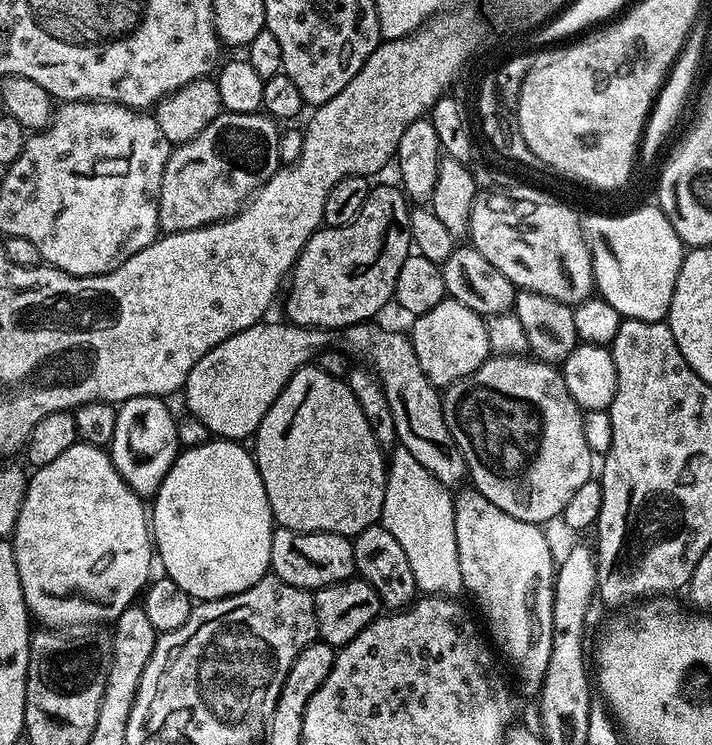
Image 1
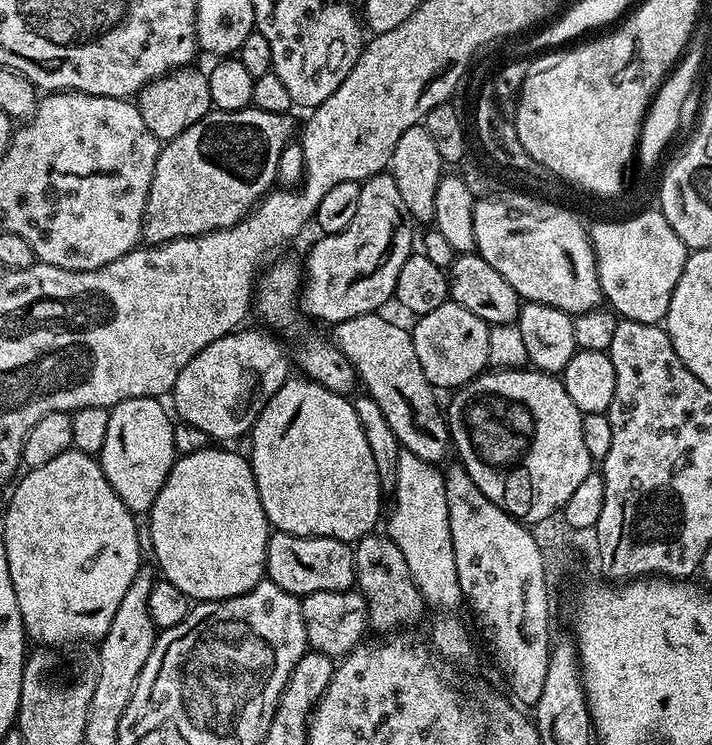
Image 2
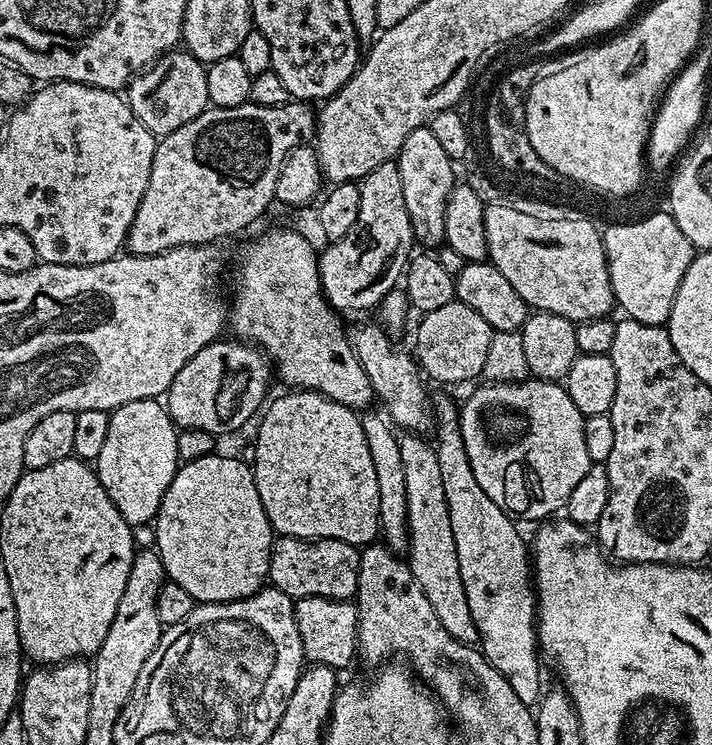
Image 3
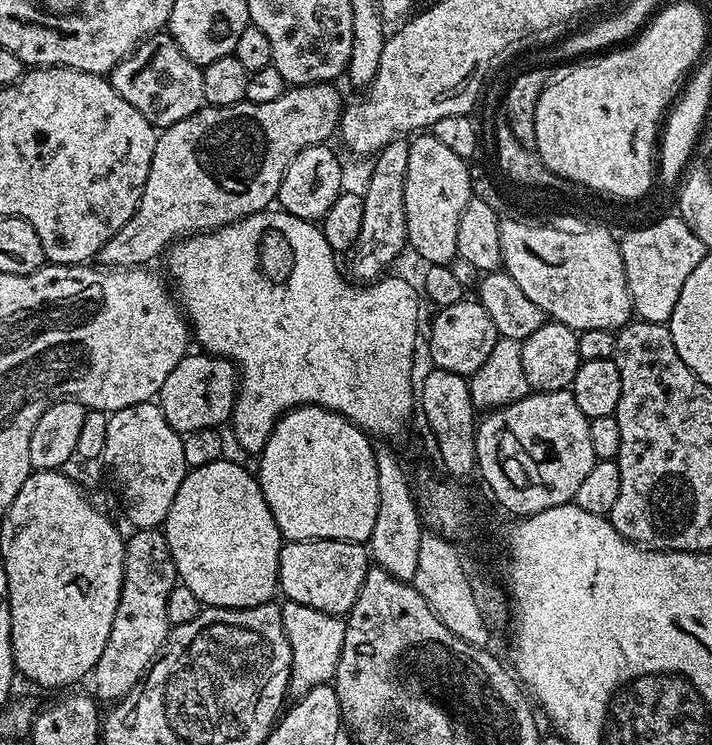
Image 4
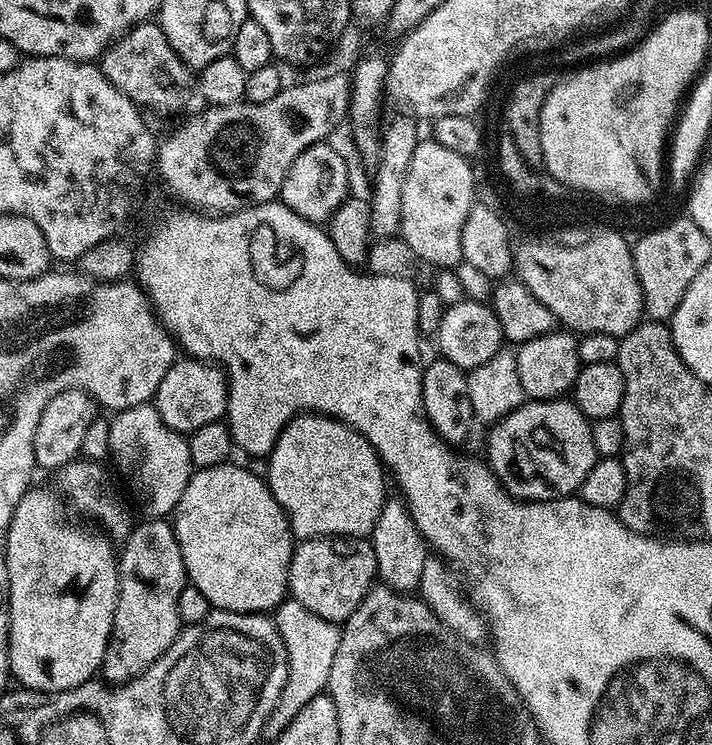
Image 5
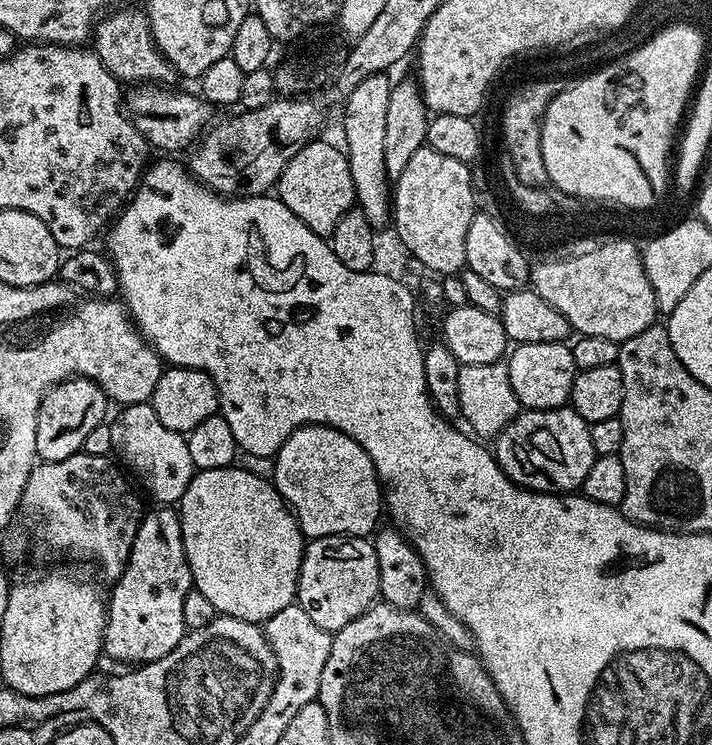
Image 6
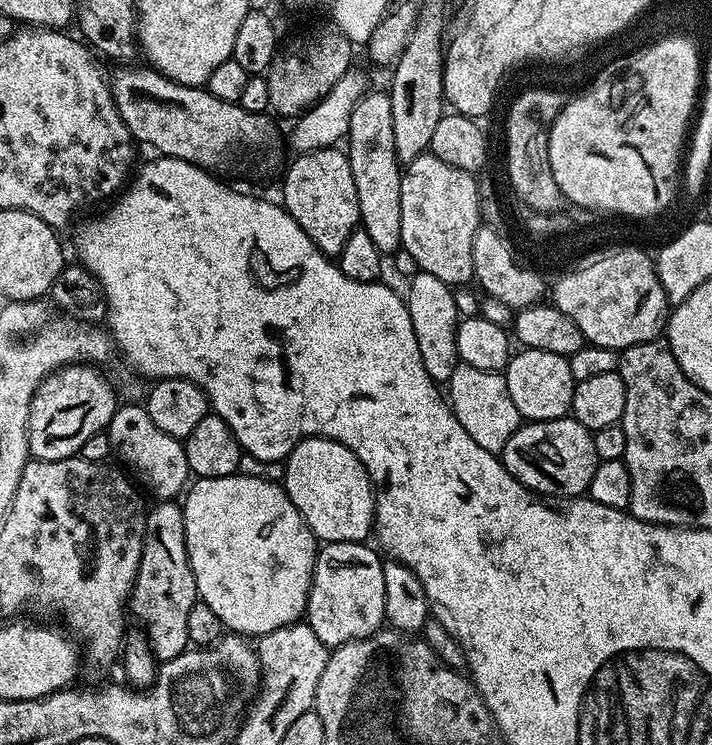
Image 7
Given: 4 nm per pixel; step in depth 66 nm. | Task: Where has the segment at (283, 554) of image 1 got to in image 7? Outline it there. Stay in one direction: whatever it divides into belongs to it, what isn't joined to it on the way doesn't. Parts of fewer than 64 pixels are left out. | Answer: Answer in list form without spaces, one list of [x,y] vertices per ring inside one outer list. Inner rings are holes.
[[[334,540],[317,551],[306,622],[330,650],[362,636],[371,636],[385,623],[385,561],[380,560],[381,553],[375,547],[368,546],[359,540]]]

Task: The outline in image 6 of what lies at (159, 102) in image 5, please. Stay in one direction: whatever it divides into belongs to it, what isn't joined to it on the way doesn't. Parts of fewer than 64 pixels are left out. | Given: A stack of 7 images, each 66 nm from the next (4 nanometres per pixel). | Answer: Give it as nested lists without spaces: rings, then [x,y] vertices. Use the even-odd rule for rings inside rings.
[[[120,10],[115,13],[116,16],[113,20],[108,20],[104,24],[104,29],[97,31],[94,36],[94,51],[97,56],[99,56],[100,60],[106,66],[106,70],[110,75],[115,78],[121,85],[124,86],[168,86],[171,85],[173,82],[172,79],[177,79],[178,73],[175,68],[173,68],[172,63],[168,59],[166,59],[162,53],[160,53],[160,47],[156,45],[156,39],[152,36],[152,28],[148,25],[148,17],[145,15],[143,11],[140,12],[124,12],[125,10]]]

